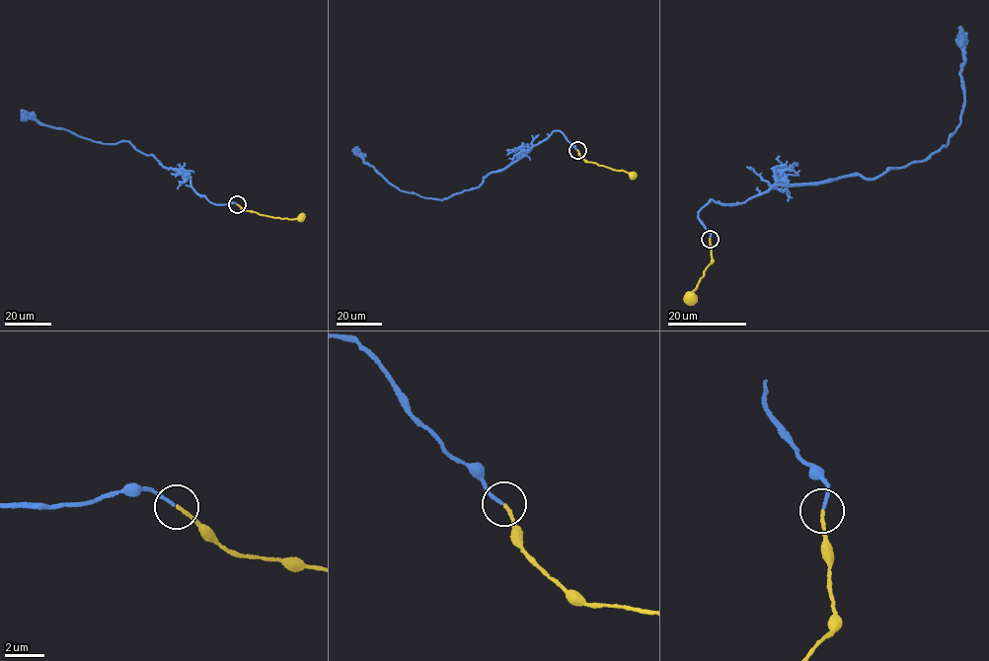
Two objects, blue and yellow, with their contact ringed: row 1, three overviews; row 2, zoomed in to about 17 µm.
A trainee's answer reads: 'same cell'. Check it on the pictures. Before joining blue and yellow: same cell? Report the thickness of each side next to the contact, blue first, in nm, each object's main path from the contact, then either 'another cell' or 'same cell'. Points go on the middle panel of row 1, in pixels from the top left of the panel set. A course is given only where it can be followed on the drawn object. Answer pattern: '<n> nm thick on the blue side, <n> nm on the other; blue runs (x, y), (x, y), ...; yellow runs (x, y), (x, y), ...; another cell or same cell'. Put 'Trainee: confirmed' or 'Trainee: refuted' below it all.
150 nm thick on the blue side, 160 nm on the other; blue runs (577, 150), (562, 132), (553, 131), (477, 187), (441, 200), (399, 190), (354, 147); yellow runs (577, 150), (587, 162), (624, 171), (633, 176); same cell
Trainee: confirmed

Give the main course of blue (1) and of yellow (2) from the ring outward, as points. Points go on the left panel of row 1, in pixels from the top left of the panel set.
1: (237, 204), (208, 201), (194, 191), (187, 176), (165, 167), (128, 142), (93, 141), (40, 123), (20, 110)
2: (238, 204), (243, 209), (264, 215), (291, 220), (301, 217)

